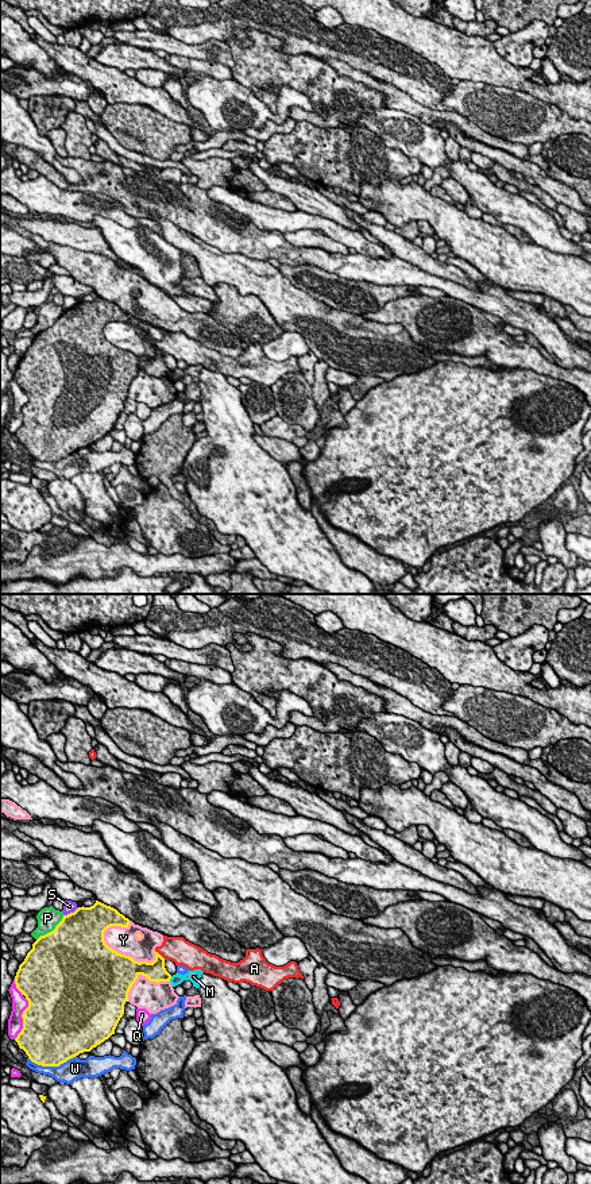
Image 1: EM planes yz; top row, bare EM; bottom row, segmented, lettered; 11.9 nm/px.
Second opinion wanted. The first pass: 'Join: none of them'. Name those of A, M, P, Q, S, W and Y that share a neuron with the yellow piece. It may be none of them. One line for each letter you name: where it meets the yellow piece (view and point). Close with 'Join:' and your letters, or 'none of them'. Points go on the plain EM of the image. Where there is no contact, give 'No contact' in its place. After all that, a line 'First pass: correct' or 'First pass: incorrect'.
Join: none of them
First pass: correct

